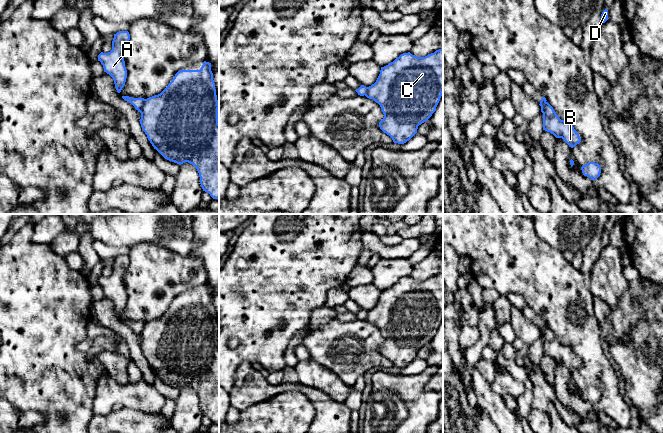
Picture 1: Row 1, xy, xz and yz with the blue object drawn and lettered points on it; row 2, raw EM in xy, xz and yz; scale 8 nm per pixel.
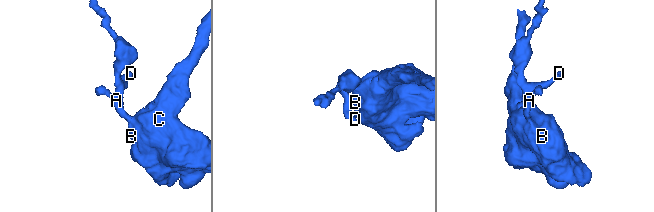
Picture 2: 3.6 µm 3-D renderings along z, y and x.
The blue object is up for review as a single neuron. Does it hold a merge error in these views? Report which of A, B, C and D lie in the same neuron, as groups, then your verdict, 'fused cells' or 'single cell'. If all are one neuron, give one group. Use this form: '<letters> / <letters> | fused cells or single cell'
A D / B C | fused cells

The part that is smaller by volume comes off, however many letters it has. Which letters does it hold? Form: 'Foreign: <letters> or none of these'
Foreign: A, D

